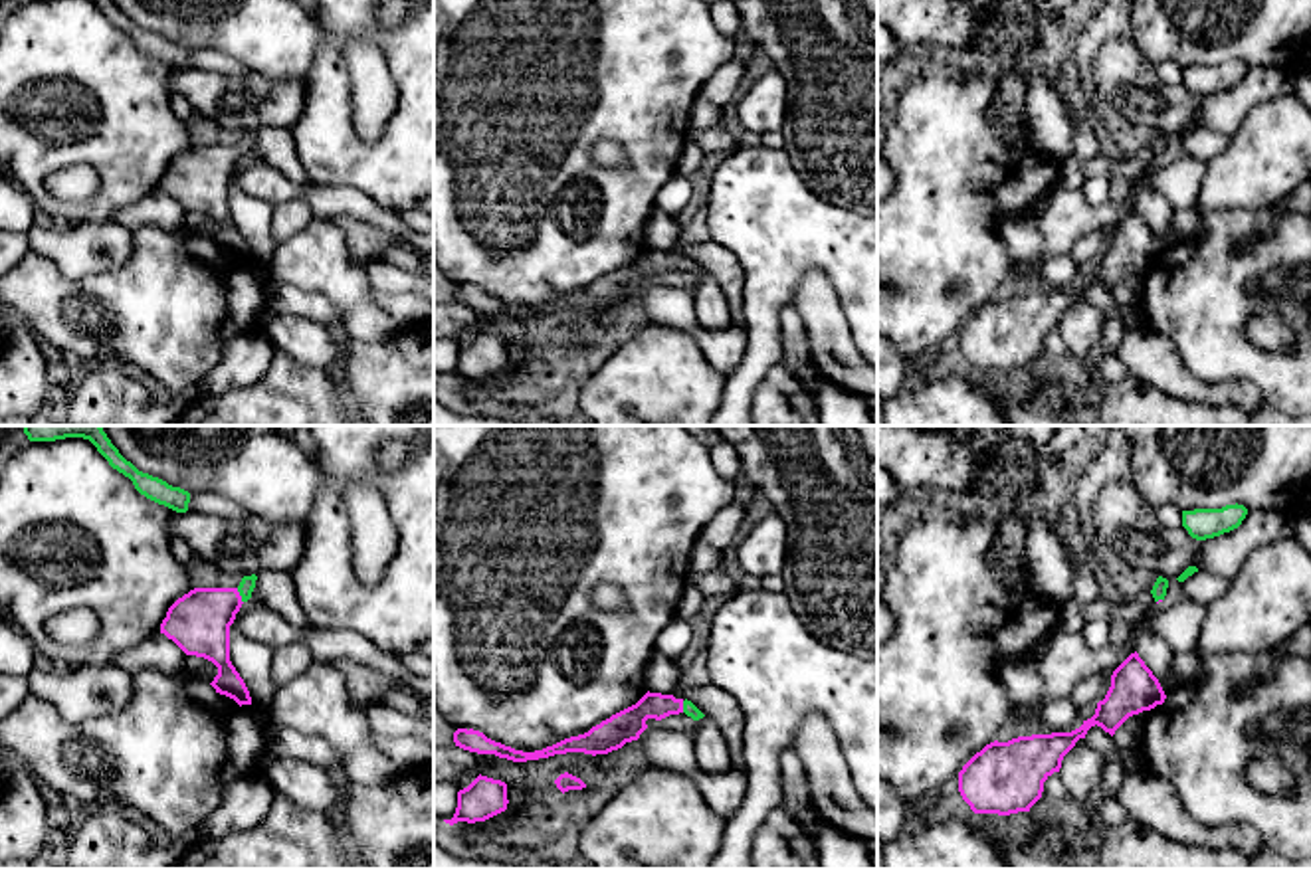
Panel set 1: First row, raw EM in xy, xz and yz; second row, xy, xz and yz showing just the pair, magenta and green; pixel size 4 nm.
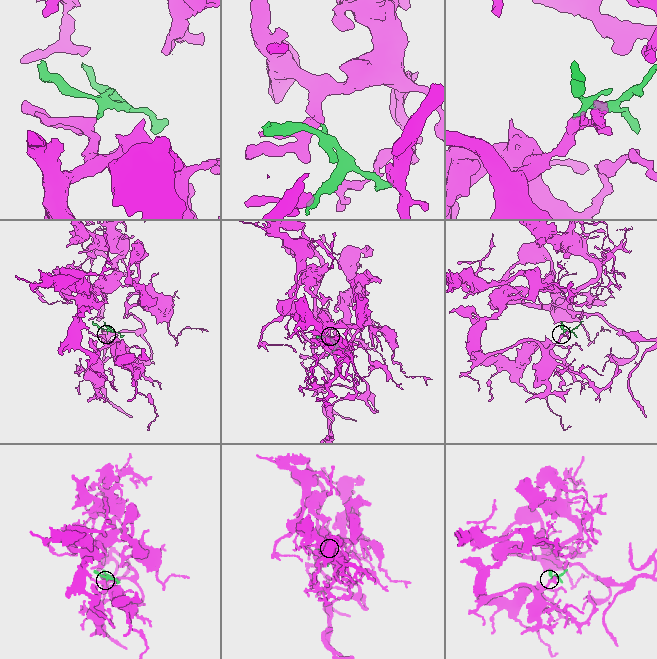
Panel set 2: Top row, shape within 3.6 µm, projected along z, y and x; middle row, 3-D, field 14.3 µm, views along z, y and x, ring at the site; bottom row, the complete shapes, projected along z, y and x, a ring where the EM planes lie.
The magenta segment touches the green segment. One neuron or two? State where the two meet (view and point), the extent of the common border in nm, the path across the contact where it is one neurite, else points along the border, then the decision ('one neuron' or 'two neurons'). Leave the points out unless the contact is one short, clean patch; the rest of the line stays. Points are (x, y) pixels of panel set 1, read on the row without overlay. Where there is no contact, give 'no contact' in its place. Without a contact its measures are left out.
contact xy (240, 153); length 70 nm; way xy (199, 179), (220, 161), (240, 153), (246, 143); one neuron

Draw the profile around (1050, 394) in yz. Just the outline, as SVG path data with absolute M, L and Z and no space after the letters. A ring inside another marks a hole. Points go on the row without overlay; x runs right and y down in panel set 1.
M1048 376L1038 384L1030 380L1020 400L1030 408L1036 408L1048 414L1067 416L1069 392L1071 392L1071 386L1065 380L1058 376Z

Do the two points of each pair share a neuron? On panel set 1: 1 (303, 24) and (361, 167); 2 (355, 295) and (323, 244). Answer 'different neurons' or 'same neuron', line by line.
1: different neurons
2: same neuron

